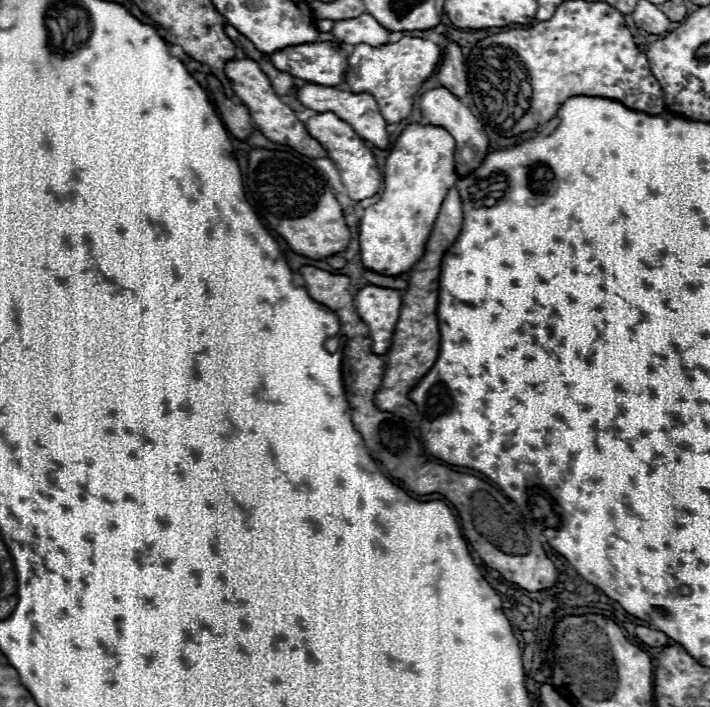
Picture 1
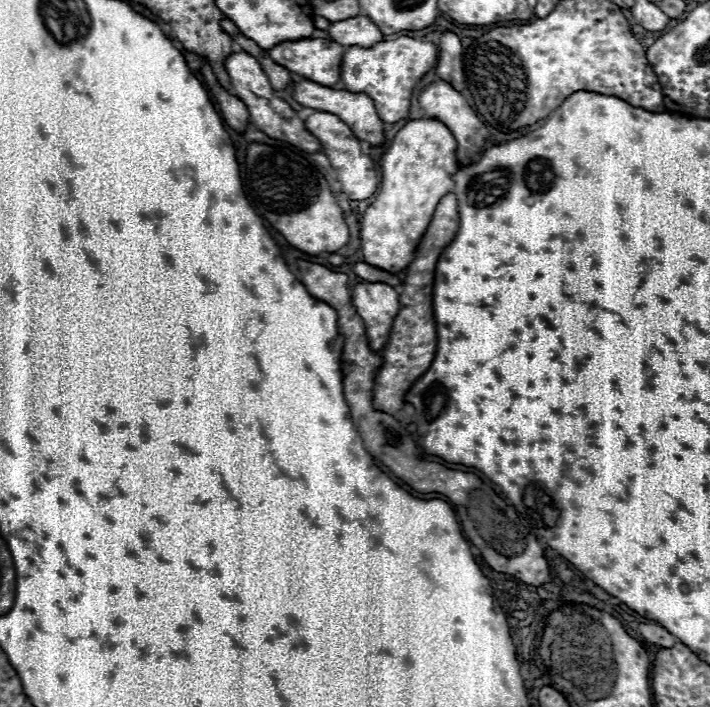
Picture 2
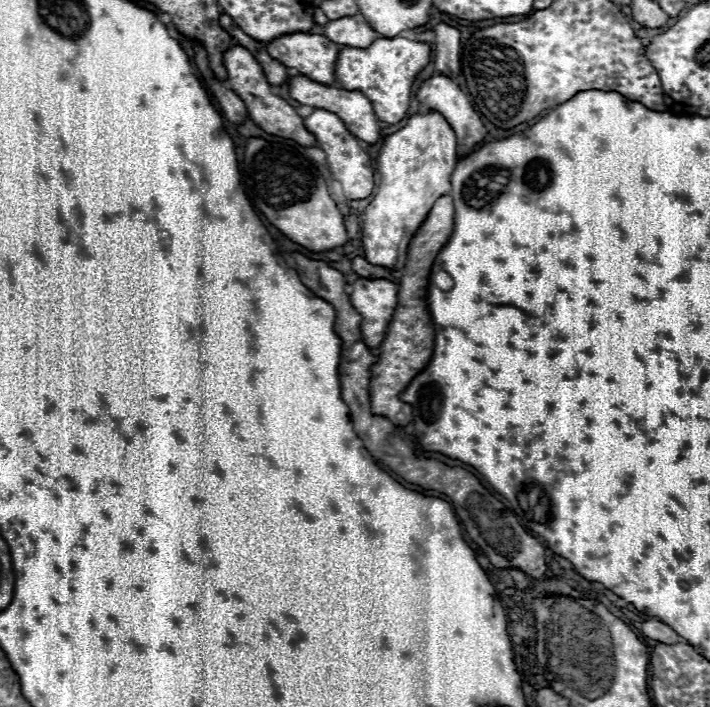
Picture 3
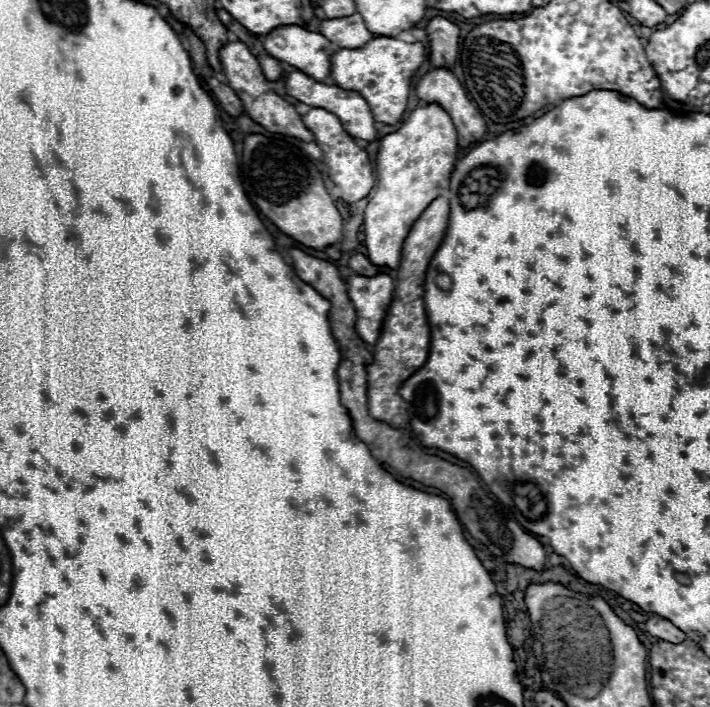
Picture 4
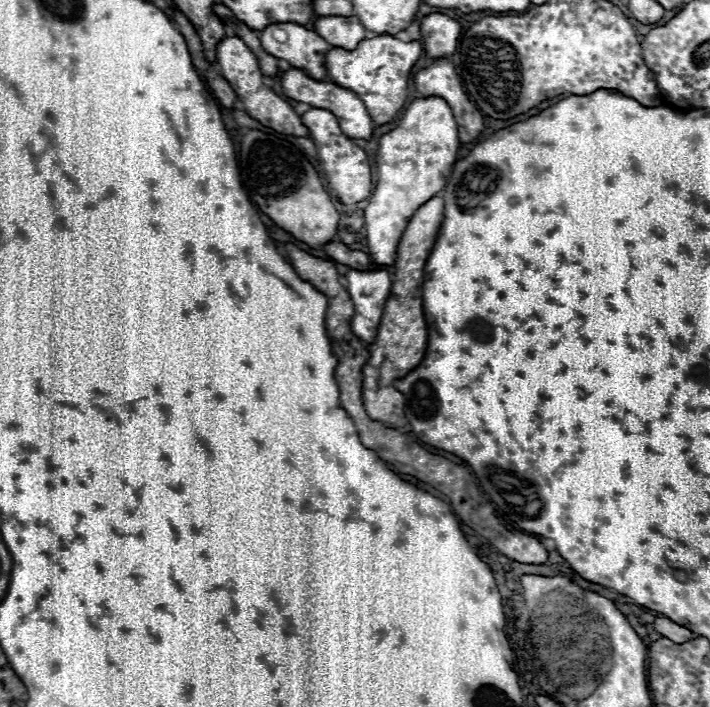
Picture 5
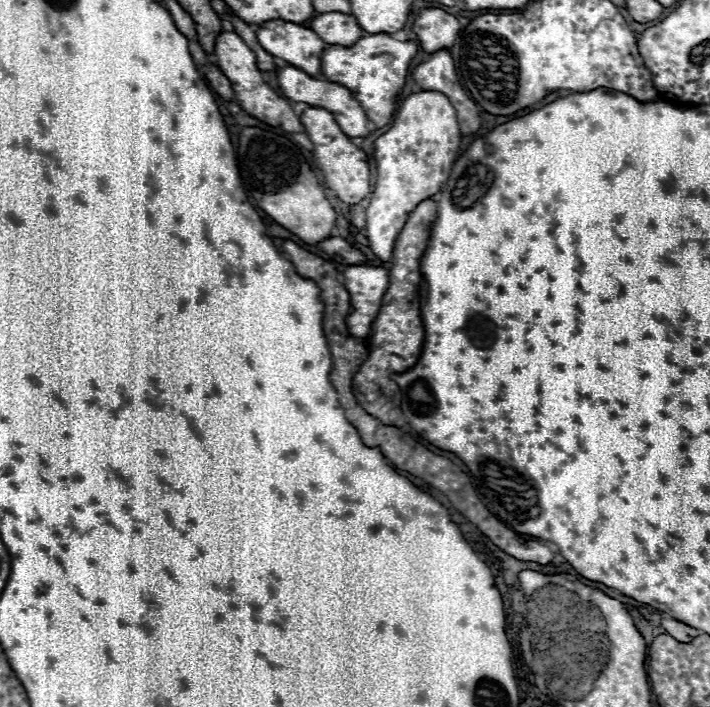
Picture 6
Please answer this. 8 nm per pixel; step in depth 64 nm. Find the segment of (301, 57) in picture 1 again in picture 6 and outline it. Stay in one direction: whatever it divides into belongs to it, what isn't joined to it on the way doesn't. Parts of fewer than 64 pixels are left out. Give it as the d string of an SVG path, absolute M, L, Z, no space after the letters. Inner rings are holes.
M268 20L256 30L256 34L258 44L268 54L286 60L310 76L320 74L320 54L326 44L314 30L286 20Z

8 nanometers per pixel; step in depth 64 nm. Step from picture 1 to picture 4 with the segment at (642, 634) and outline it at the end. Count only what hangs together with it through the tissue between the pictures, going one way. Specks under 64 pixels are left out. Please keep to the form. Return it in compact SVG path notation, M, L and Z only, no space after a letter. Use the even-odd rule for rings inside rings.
M660 616L650 618L650 620L646 622L646 632L652 634L652 636L656 636L656 638L660 638L660 640L672 642L672 644L684 642L684 640L688 638L688 636L686 636L682 630L678 630L670 620L660 618Z

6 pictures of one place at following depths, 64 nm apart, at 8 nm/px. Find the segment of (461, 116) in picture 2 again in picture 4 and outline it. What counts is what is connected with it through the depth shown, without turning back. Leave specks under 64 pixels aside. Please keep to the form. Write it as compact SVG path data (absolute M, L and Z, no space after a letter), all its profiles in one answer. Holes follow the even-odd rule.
M432 68L416 84L416 94L424 102L438 102L452 118L458 130L458 146L466 148L486 132L482 114L468 100L464 88L450 68Z

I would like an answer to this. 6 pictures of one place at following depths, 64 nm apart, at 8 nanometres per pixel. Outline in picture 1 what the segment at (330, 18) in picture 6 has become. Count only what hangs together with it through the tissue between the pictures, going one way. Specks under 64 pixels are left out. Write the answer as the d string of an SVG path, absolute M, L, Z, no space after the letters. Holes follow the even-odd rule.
M370 14L334 22L332 34L344 44L370 44L370 46L388 44L390 36L390 32L382 28Z

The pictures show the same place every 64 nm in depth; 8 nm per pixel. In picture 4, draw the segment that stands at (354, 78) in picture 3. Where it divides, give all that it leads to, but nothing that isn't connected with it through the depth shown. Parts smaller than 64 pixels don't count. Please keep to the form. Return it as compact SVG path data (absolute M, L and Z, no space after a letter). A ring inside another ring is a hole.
M378 36L366 42L362 48L342 48L330 58L330 78L336 86L344 90L358 92L370 106L370 112L376 122L396 124L408 102L410 78L426 58L426 46L422 42L402 42L390 36Z

